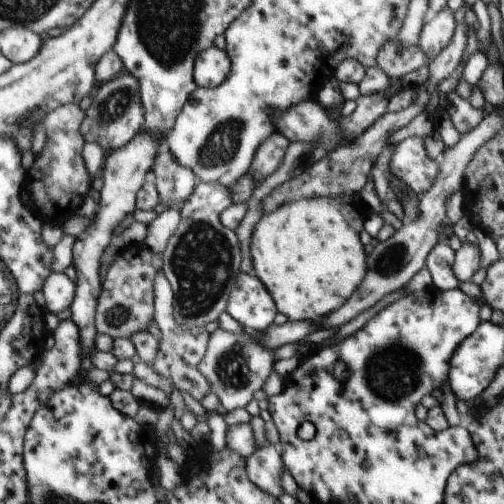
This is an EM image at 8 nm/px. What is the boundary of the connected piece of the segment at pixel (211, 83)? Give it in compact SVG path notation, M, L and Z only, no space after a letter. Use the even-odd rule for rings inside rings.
M211 44L195 58L192 74L197 88L208 89L219 86L225 81L230 70L231 62L228 54Z

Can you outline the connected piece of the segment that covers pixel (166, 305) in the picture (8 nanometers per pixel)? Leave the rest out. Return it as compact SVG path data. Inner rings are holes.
M157 269L155 282L153 282L153 320L157 323L162 337L158 341L158 349L155 353L155 360L151 364L154 371L163 379L171 384L171 388L175 388L185 394L189 394L193 400L201 400L209 394L209 383L205 377L199 373L197 368L198 362L203 358L207 346L207 336L204 330L196 333L187 333L175 324L172 317L172 290L169 282L164 277L164 272Z

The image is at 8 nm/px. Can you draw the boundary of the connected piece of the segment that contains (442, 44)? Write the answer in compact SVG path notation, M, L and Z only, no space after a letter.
M447 6L438 11L431 21L422 24L416 44L425 56L425 66L449 46L455 34L455 26L453 12Z

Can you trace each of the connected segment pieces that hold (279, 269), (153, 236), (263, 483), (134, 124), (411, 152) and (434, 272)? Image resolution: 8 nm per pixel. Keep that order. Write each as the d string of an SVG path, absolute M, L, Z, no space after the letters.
M339 197L302 198L295 202L283 203L271 212L263 214L256 223L249 240L250 259L252 260L253 267L252 272L264 283L264 286L268 289L268 293L272 295L272 298L275 300L277 310L280 310L289 321L313 322L327 317L329 313L335 312L345 301L349 300L355 290L361 286L361 282L364 280L367 270L367 259L365 258L365 254L363 254L361 244L359 244L359 238L357 238L357 234L359 234L361 228L363 228L361 224L363 224L363 220L359 218L359 214L355 214L347 204L343 204L343 202L339 200Z
M177 208L162 211L155 219L146 224L146 232L142 244L145 244L154 253L162 253L168 238L176 230L179 219L180 211Z
M270 443L257 447L245 458L246 474L249 480L273 498L283 493L281 472L284 466L281 459L281 455Z
M121 72L104 82L95 90L86 114L92 121L89 132L85 134L85 140L91 140L89 136L93 136L93 140L104 153L127 145L133 136L141 132L144 117L135 78L127 72Z
M409 137L396 143L389 162L390 174L416 195L431 188L439 172L437 162L426 155L422 140L422 137Z
M435 243L426 256L424 267L429 271L432 286L441 290L454 289L458 285L456 276L451 272L454 251L448 244Z

